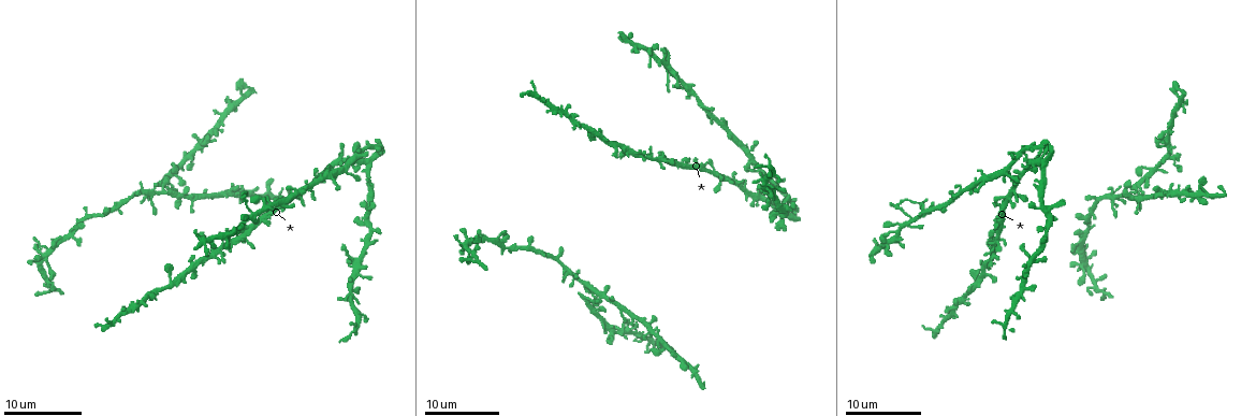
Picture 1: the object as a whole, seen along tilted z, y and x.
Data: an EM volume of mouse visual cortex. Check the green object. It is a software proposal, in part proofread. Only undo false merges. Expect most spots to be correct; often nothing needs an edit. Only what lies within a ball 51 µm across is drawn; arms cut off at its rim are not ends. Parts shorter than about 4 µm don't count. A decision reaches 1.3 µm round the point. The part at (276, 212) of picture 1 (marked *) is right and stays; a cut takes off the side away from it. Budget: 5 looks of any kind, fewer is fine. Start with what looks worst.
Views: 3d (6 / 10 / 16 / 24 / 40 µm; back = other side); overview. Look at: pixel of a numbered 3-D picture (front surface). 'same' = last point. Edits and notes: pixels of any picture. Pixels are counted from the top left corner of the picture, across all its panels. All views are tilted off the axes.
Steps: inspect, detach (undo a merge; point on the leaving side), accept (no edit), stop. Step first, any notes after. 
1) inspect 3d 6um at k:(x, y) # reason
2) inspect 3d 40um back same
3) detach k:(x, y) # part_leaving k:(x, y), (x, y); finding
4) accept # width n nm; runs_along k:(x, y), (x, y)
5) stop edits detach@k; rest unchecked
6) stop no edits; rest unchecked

inspect 3d 6um at 1:(251, 211)

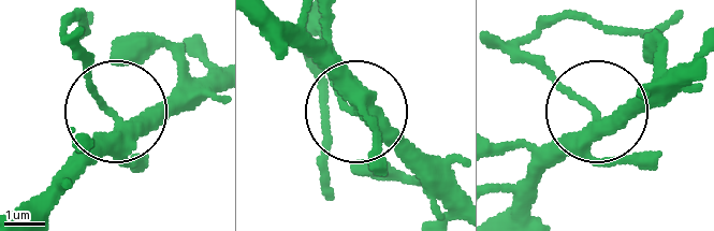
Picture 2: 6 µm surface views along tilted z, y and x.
detach 2:(89, 70) # width 280 nm; part_leaving 2:(594, 111), (529, 40), (567, 18), (649, 29), (675, 12); two cells meet here

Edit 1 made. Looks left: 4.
inspect 3d 10um at 1:(555, 260) # three arms meet

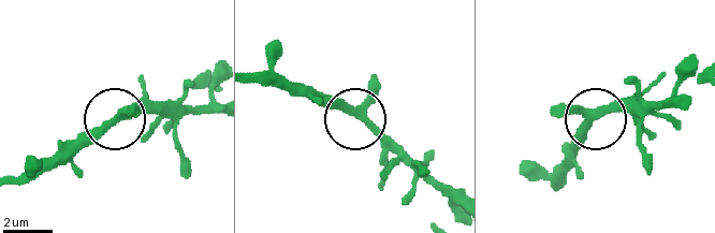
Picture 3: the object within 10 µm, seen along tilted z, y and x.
accept # side_arm 24 um; all the same cell

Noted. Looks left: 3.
inspect 3d 6um at 1:(1167, 155) # four or more arms meet

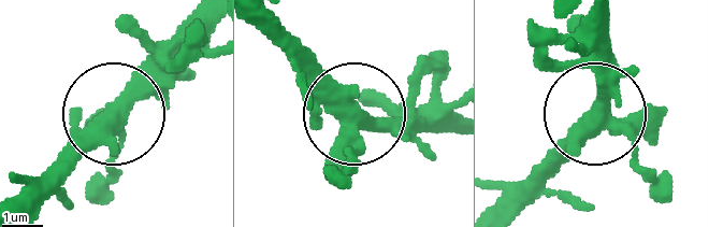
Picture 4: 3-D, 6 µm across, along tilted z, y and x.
accept # width 410 nm; continuous, no second cell

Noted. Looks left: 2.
stop edits detach@2; rest unchecked

